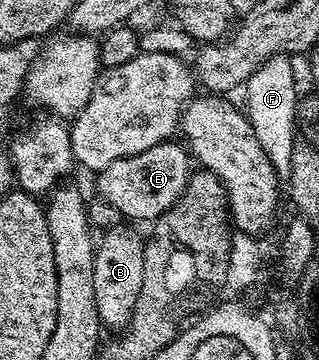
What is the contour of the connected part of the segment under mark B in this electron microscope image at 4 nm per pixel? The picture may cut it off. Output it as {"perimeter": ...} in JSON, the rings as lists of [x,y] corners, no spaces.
{"perimeter":[[[114,225],[100,236],[95,247],[95,265],[93,280],[95,281],[95,309],[99,313],[102,324],[106,328],[128,328],[131,313],[139,301],[139,293],[147,281],[145,270],[145,243],[133,231],[124,225]]]}

